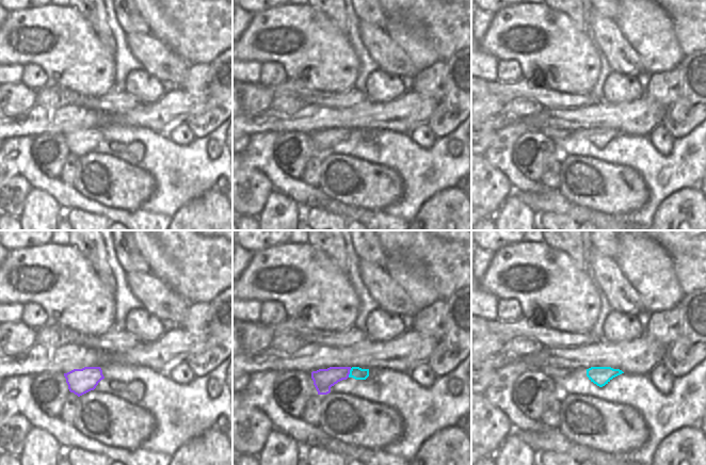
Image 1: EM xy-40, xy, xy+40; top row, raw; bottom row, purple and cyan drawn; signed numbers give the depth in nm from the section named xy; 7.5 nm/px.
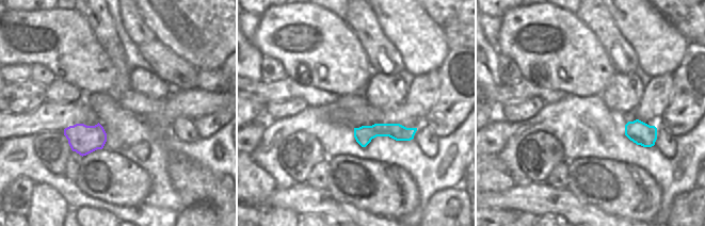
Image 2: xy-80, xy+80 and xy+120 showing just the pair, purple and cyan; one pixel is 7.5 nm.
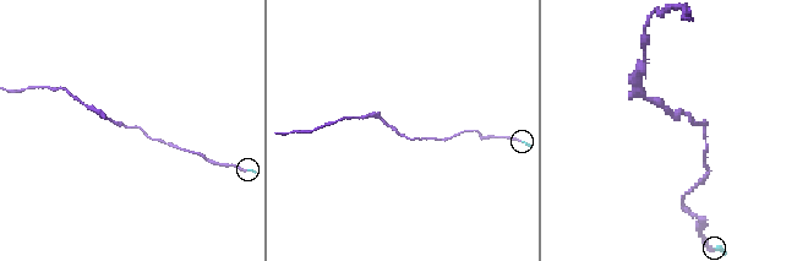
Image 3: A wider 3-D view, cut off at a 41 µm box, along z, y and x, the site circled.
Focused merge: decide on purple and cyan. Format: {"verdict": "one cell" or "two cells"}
{"verdict": "one cell"}

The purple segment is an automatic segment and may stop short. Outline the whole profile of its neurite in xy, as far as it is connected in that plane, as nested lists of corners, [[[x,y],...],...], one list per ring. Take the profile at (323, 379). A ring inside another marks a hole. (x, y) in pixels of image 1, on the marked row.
[[[330,367],[311,372],[311,379],[318,395],[330,394],[332,386],[348,378],[366,380],[368,376],[369,369],[362,369],[359,367]]]

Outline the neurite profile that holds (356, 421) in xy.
[[[340,392],[322,395],[318,427],[333,439],[370,450],[384,450],[403,434],[403,419],[396,410]]]

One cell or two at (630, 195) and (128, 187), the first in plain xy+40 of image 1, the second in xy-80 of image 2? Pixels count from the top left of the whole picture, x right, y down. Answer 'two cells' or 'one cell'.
one cell

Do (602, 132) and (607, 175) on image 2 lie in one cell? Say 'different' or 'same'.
different

